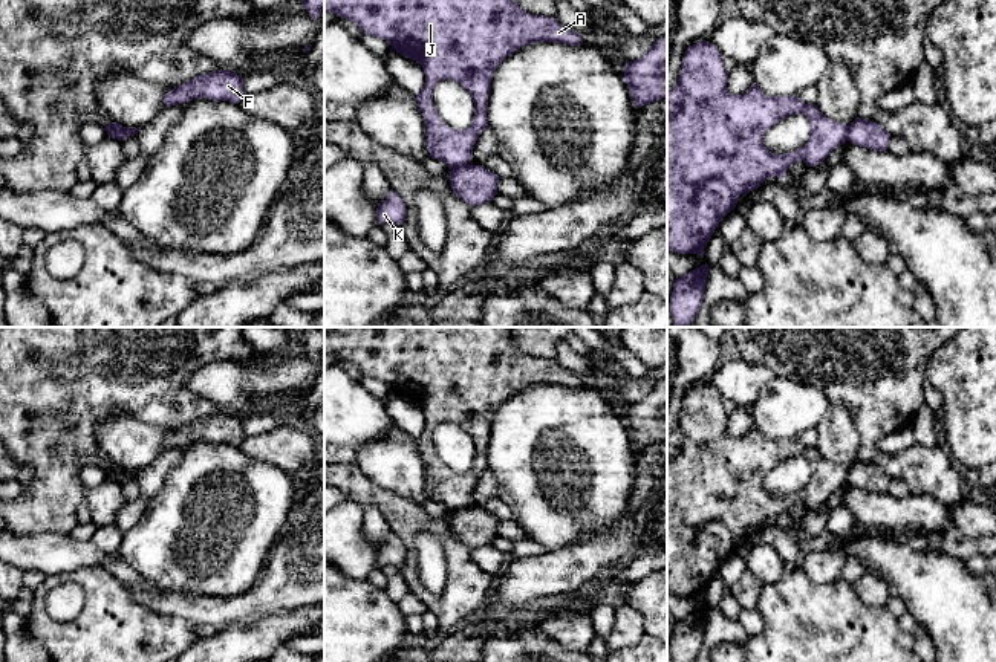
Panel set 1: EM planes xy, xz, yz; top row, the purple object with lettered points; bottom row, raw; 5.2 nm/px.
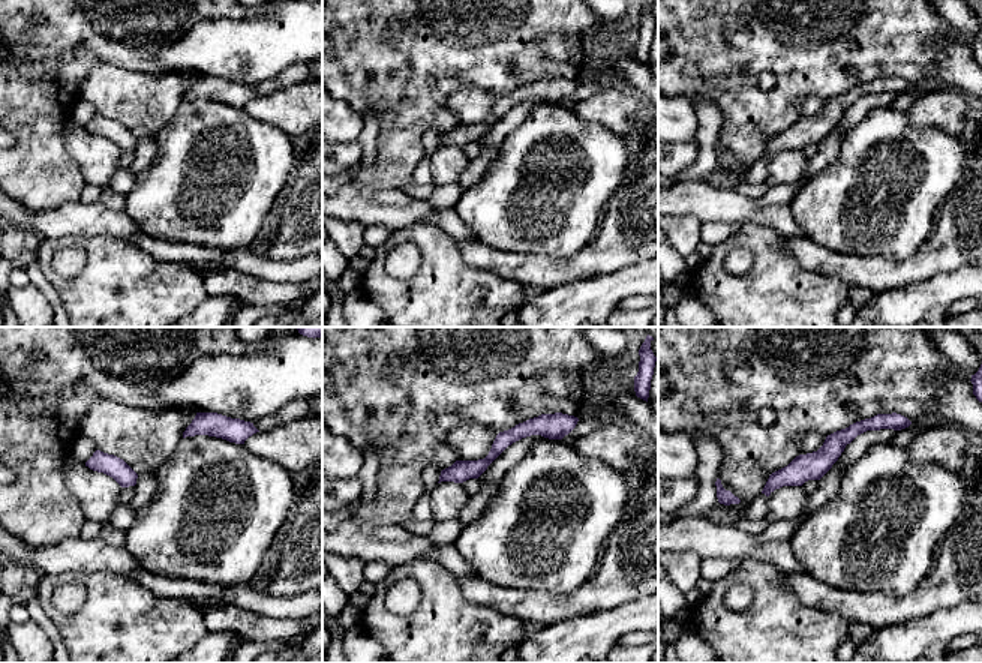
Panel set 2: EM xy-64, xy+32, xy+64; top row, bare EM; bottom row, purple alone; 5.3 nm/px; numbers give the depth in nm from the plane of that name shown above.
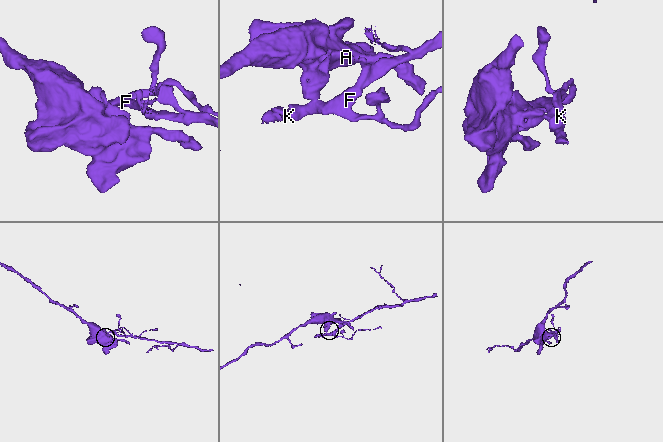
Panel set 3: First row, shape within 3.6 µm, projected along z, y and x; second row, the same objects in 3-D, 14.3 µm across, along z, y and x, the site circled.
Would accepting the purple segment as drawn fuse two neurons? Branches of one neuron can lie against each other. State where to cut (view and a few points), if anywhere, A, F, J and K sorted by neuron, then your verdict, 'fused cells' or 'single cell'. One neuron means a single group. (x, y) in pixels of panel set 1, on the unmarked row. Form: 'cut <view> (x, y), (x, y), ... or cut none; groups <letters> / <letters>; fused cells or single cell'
cut xz (467, 505), (450, 511); groups A J / F K; fused cells

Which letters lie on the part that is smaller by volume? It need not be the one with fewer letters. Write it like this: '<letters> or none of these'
F, K

